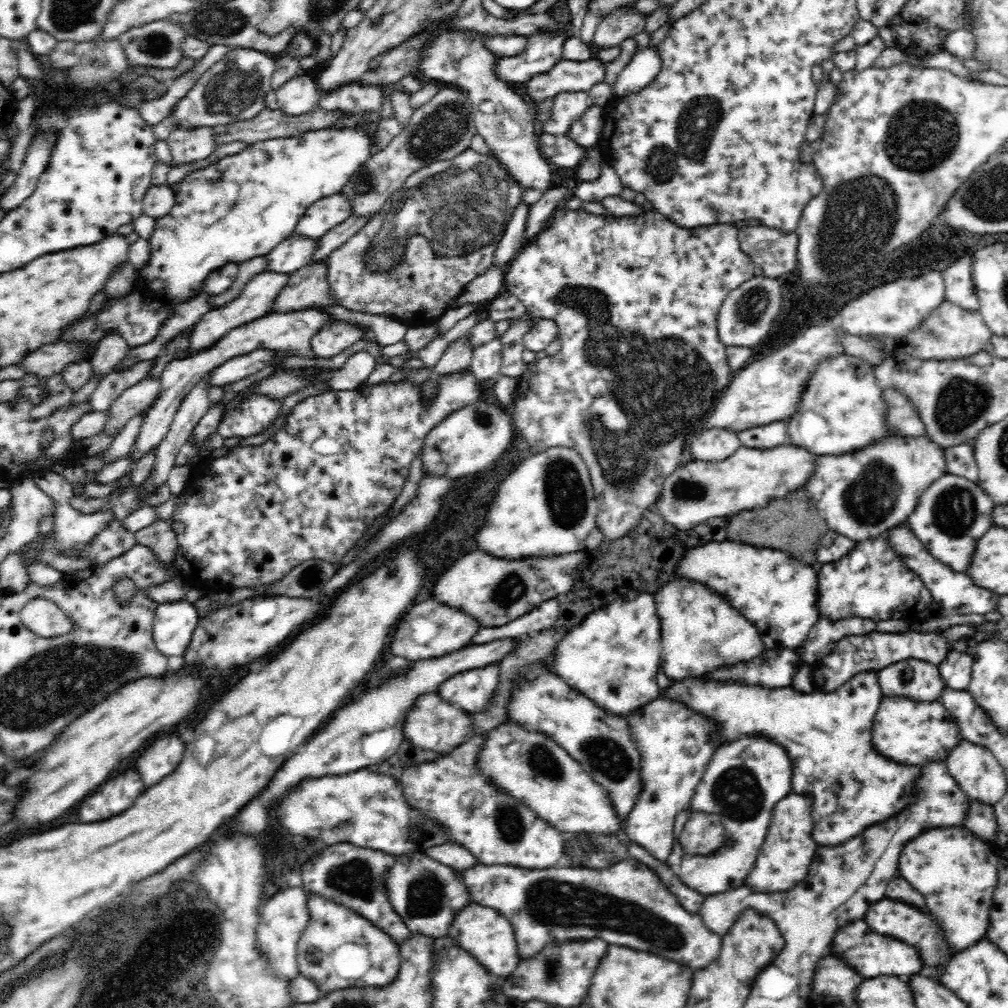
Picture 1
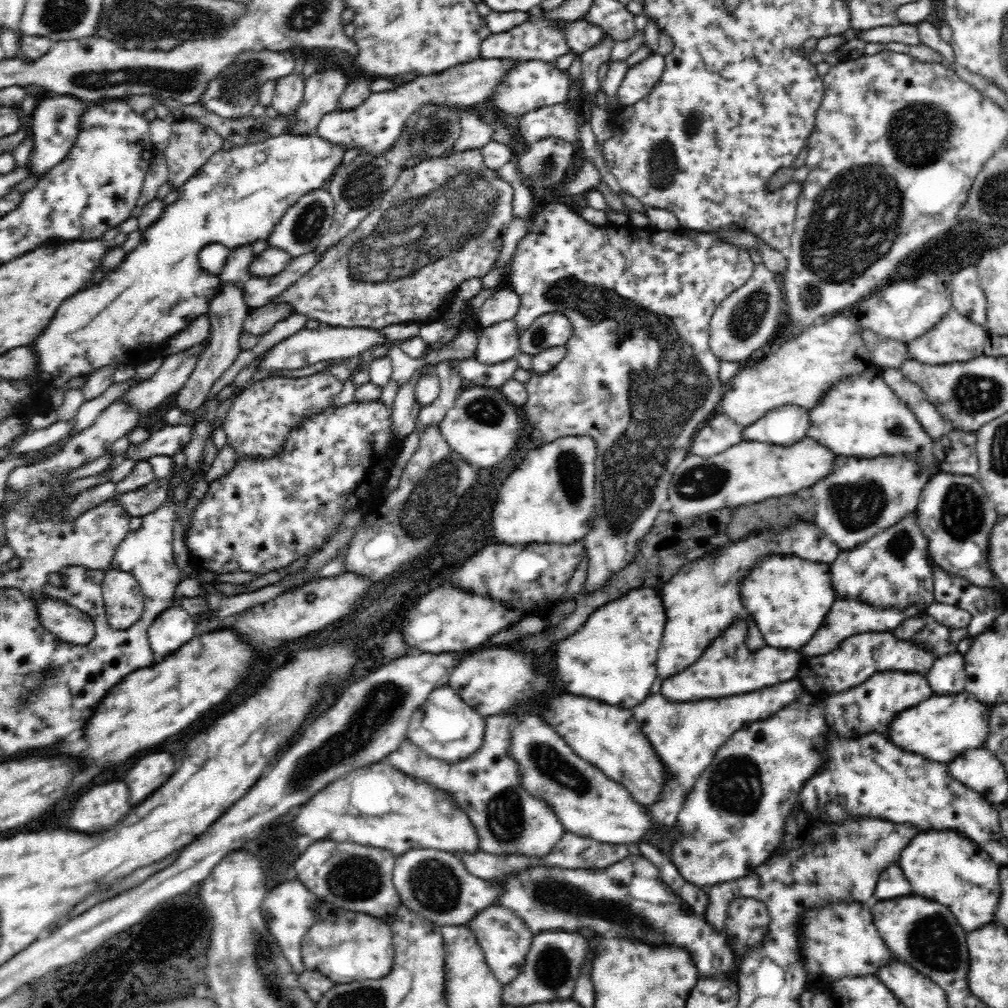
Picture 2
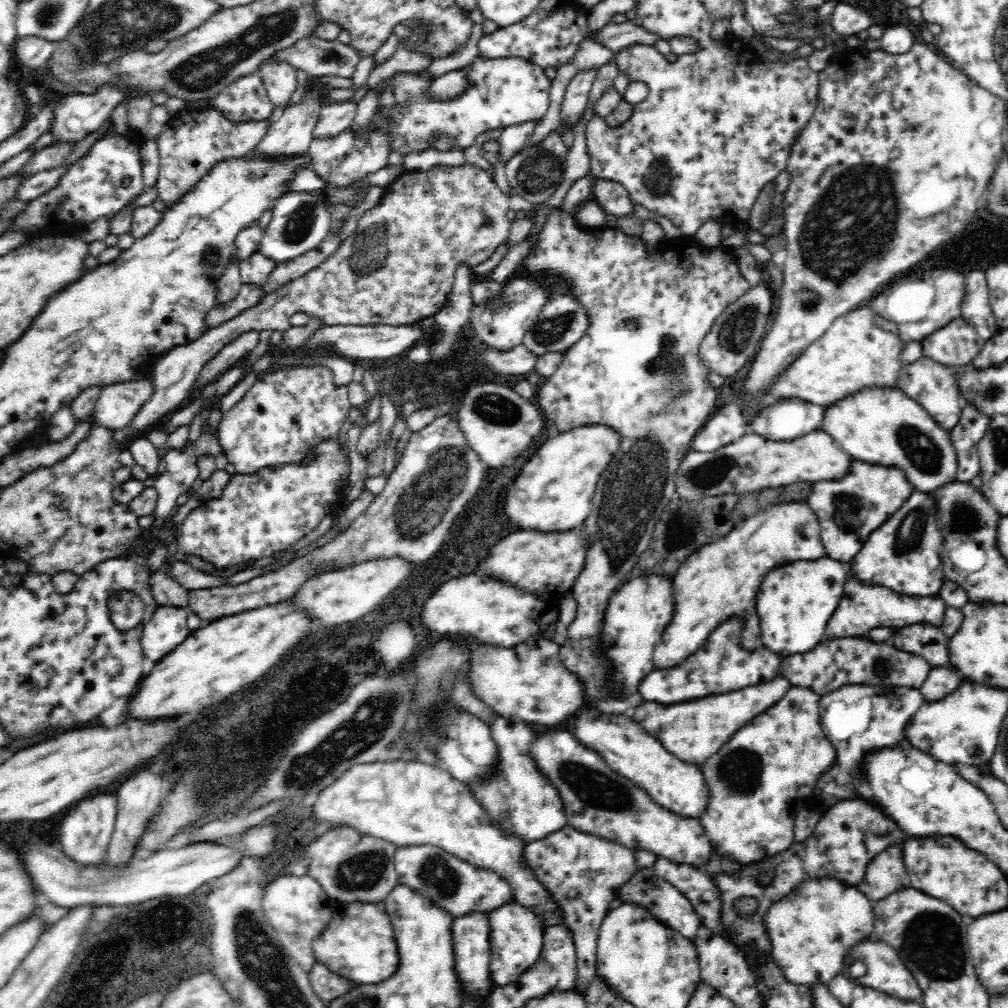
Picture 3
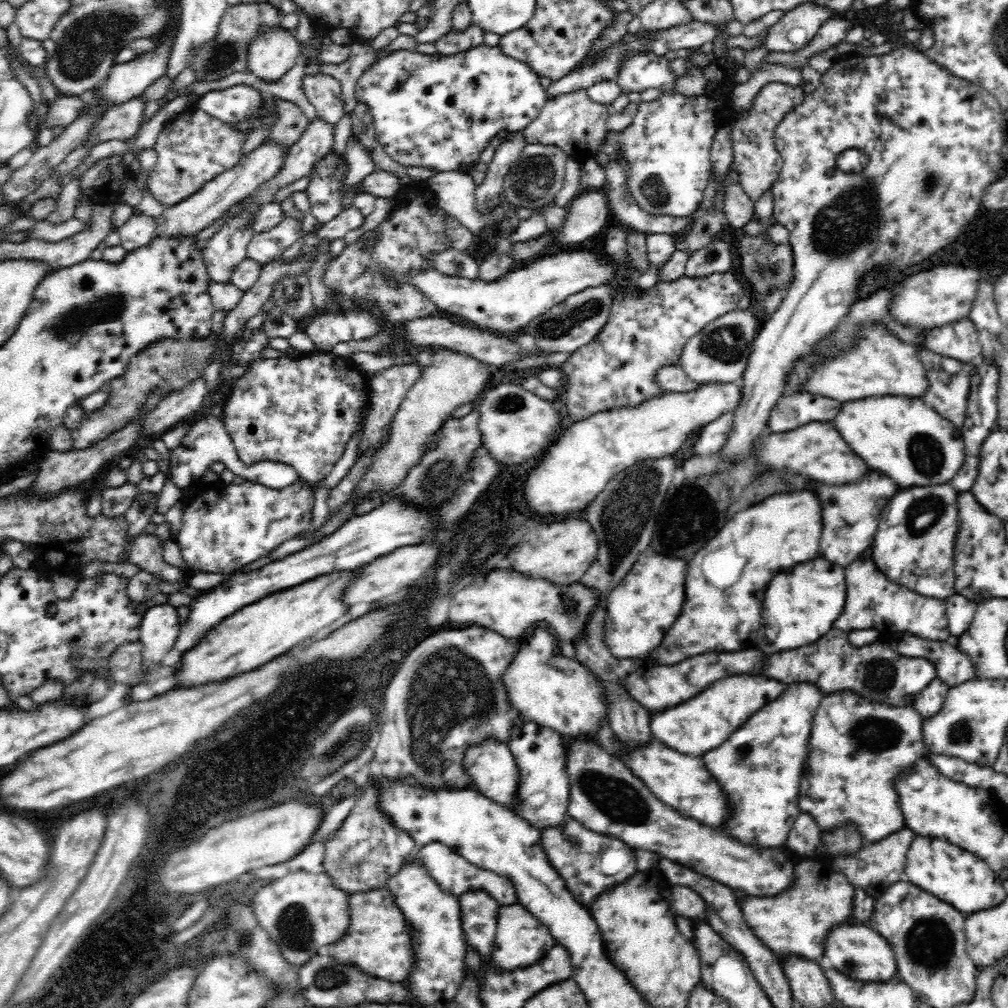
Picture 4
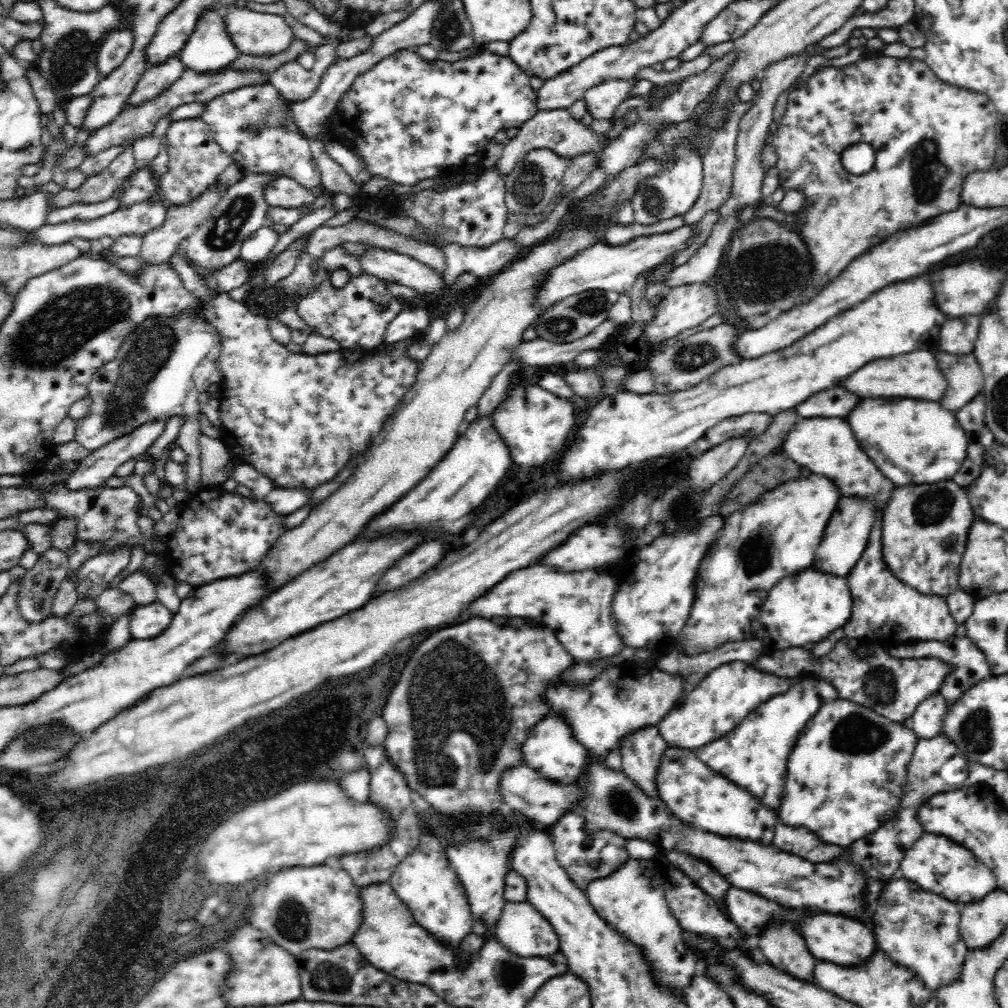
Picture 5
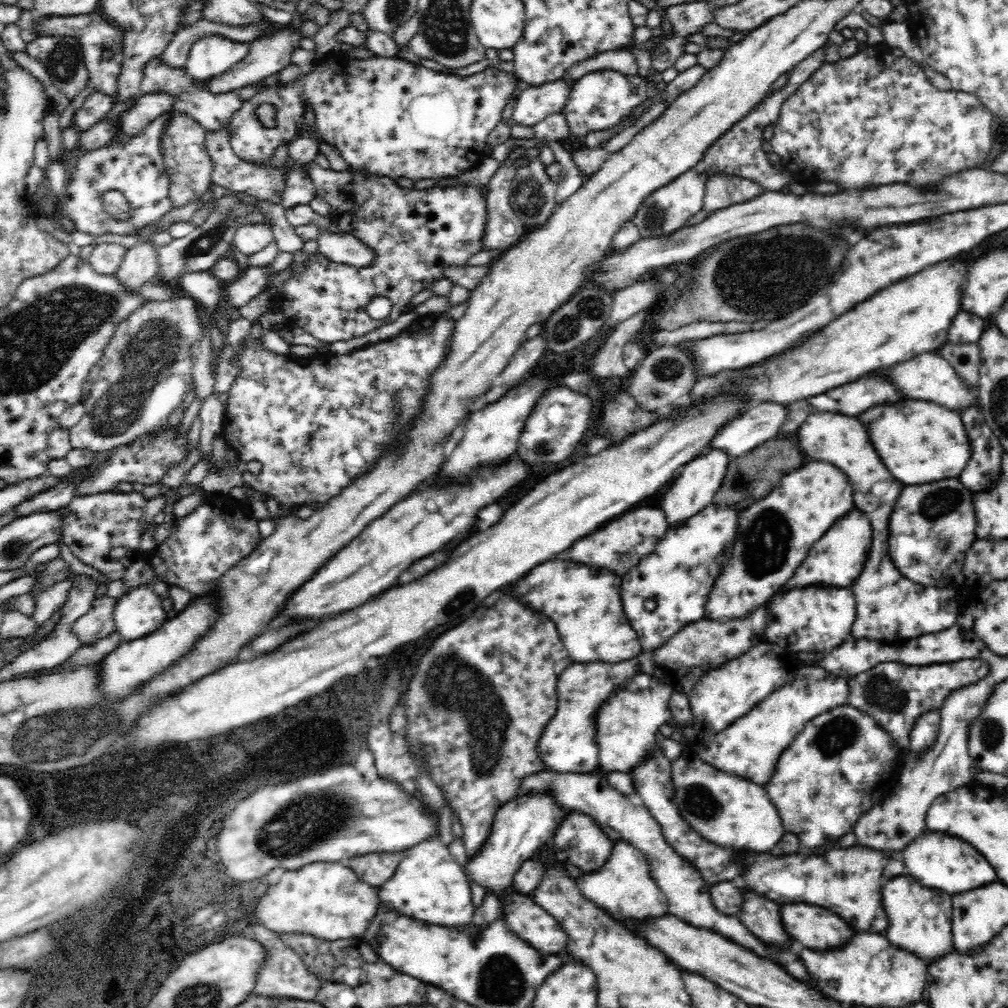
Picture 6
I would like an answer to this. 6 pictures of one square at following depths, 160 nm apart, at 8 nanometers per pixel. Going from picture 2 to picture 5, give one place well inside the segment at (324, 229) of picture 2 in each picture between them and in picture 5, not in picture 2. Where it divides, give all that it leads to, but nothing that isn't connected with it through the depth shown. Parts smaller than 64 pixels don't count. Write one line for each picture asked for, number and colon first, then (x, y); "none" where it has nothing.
3: (300, 220)
4: (268, 246)
5: (256, 248)

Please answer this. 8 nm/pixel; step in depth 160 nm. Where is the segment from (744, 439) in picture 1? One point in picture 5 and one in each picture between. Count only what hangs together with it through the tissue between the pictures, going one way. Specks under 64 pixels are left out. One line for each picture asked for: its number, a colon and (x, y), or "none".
2: (784, 426)
3: (782, 420)
4: (793, 410)
5: (834, 401)

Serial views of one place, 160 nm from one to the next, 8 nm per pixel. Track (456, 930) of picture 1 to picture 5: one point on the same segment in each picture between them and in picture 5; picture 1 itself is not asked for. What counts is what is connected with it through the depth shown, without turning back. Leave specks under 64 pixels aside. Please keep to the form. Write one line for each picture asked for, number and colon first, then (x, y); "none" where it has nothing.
2: (502, 935)
3: (516, 933)
4: (521, 940)
5: (523, 930)

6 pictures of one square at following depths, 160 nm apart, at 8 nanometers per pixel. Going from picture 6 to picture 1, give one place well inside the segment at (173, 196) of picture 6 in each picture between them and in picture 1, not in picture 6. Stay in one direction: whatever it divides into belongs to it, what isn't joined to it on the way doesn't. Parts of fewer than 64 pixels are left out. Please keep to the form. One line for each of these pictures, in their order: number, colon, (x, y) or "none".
1: (187, 145)
2: (191, 144)
3: (193, 141)
4: (193, 148)
5: (195, 160)

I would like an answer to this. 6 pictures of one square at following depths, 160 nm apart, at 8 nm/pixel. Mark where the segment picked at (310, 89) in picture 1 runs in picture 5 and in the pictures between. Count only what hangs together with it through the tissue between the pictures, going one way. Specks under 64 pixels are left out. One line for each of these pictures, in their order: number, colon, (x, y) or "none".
2: (289, 92)
3: (279, 78)
4: (272, 56)
5: (260, 34)

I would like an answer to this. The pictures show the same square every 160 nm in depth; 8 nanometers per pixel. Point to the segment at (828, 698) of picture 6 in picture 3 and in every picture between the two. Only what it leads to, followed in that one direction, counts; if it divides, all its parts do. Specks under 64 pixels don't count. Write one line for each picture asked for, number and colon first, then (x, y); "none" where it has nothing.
3: (760, 779)
4: (759, 767)
5: (755, 757)

